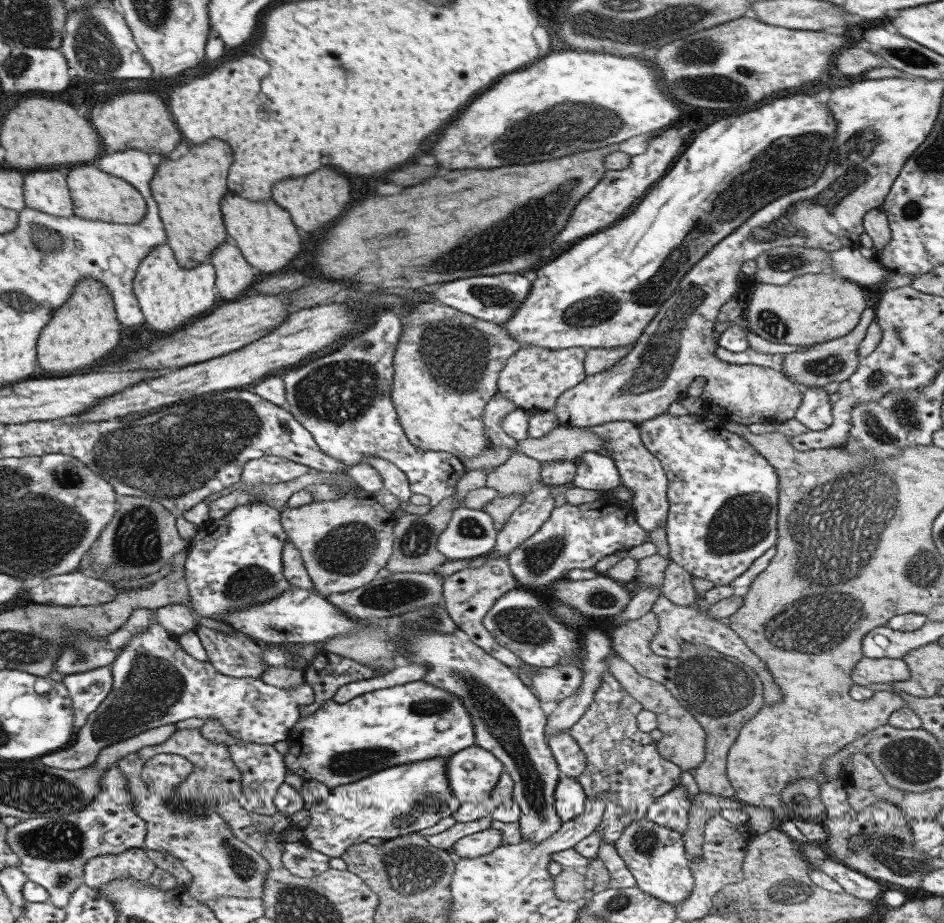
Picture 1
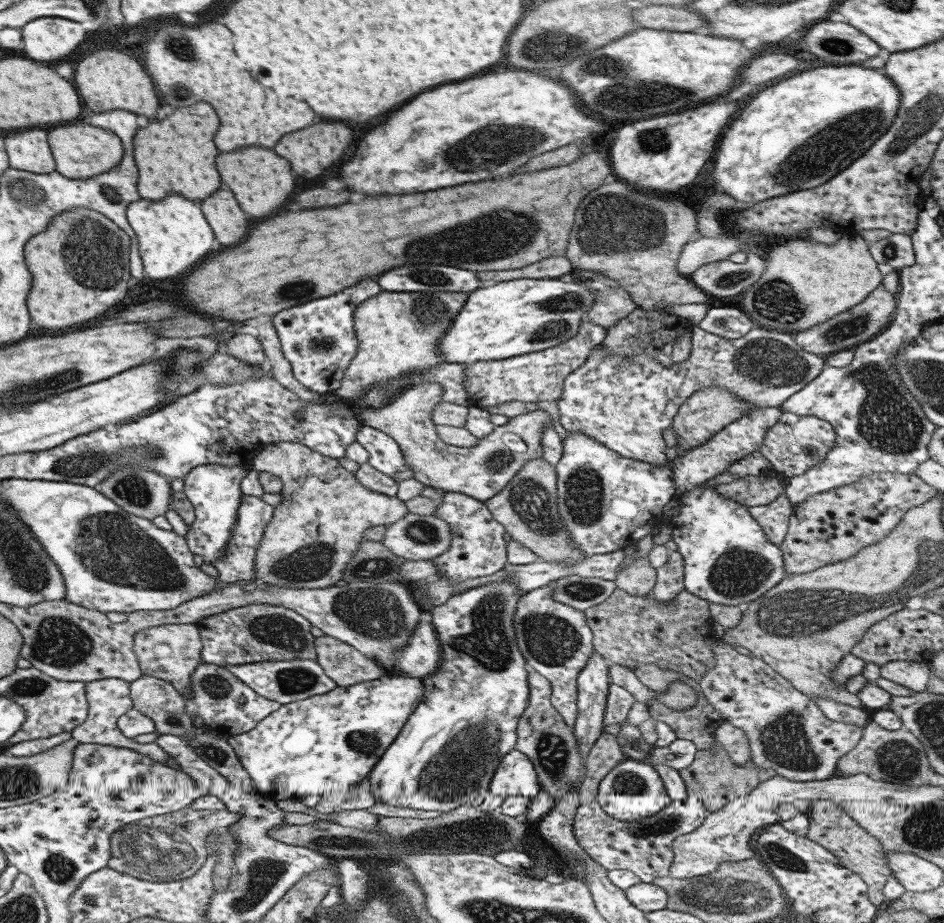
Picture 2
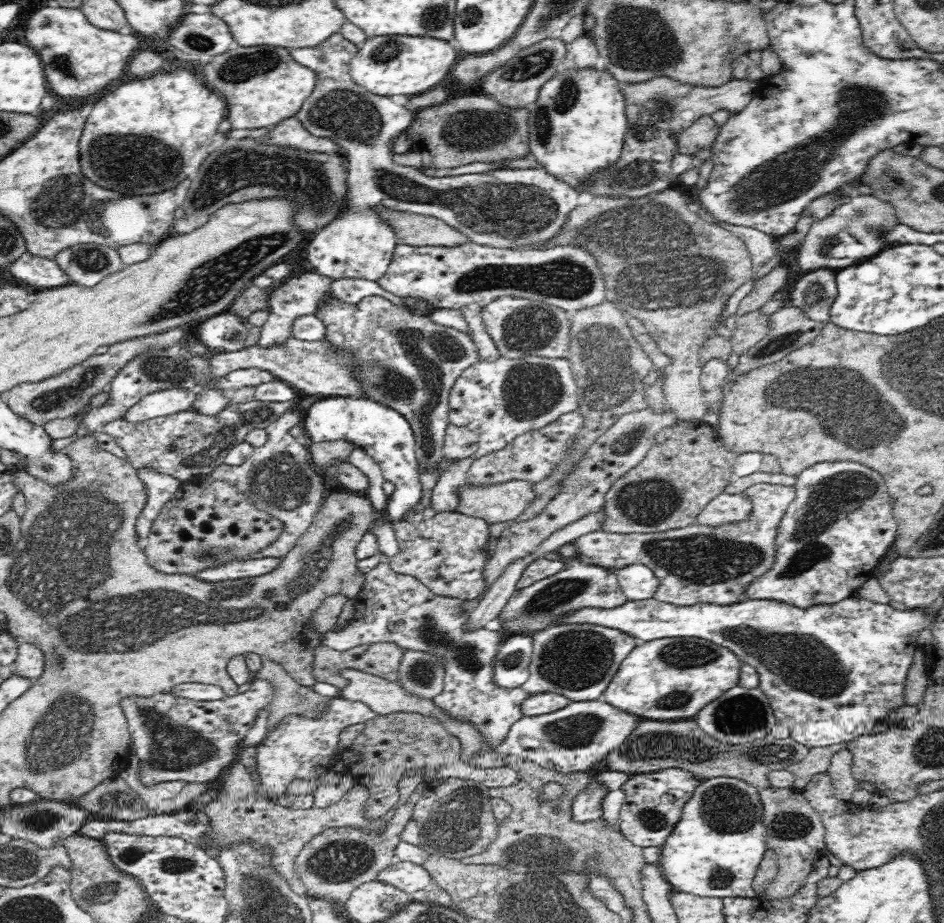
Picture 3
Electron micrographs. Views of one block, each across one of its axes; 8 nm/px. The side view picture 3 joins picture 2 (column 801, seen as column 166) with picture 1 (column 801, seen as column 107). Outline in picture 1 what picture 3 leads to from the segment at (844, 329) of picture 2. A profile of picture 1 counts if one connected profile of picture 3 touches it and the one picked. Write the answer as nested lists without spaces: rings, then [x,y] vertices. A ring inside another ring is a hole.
[[[866,307],[854,330],[842,338],[834,338],[828,340],[828,342],[822,342],[822,344],[812,344],[807,350],[784,355],[784,361],[782,361],[783,373],[790,376],[798,386],[802,384],[802,386],[808,386],[808,388],[812,388],[812,386],[823,387],[830,384],[830,382],[841,383],[848,380],[854,374],[854,370],[858,368],[858,364],[860,364],[862,359],[858,357],[860,342],[863,341],[867,328],[874,319],[875,310],[871,307]]]

